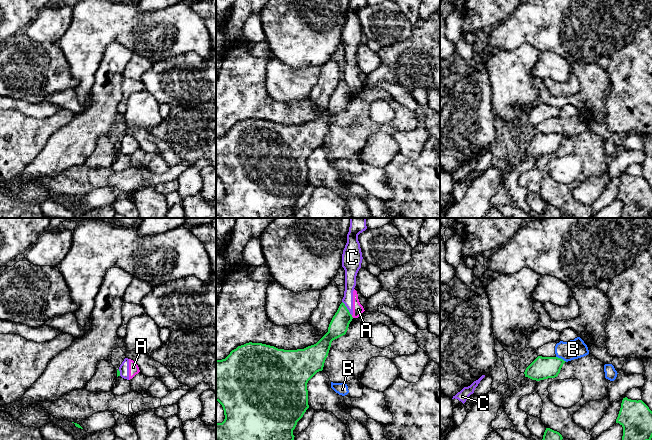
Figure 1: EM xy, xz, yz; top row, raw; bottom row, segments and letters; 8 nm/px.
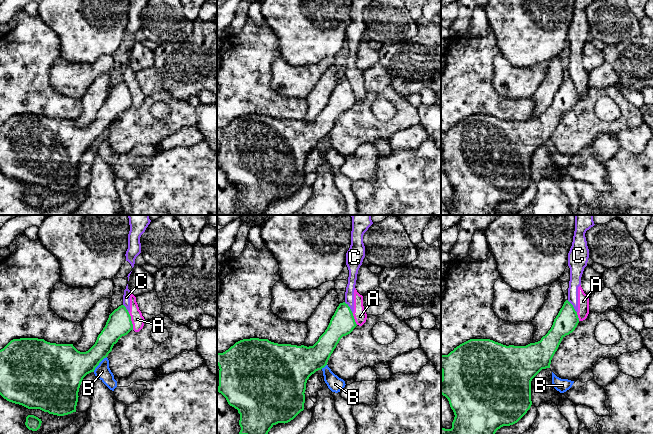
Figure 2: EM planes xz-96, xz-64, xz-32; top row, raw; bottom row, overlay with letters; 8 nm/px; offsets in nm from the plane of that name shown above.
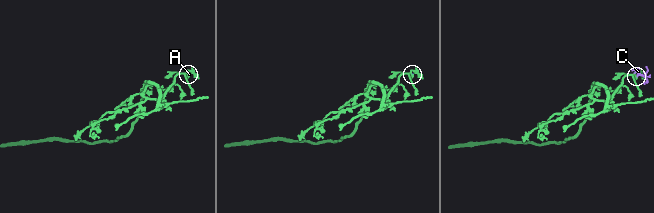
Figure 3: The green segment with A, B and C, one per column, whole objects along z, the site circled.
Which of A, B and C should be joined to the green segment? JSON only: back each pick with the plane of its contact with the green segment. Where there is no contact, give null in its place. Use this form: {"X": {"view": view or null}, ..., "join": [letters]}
{"join": []}

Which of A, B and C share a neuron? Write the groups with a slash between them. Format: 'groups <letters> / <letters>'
groups A C / B

